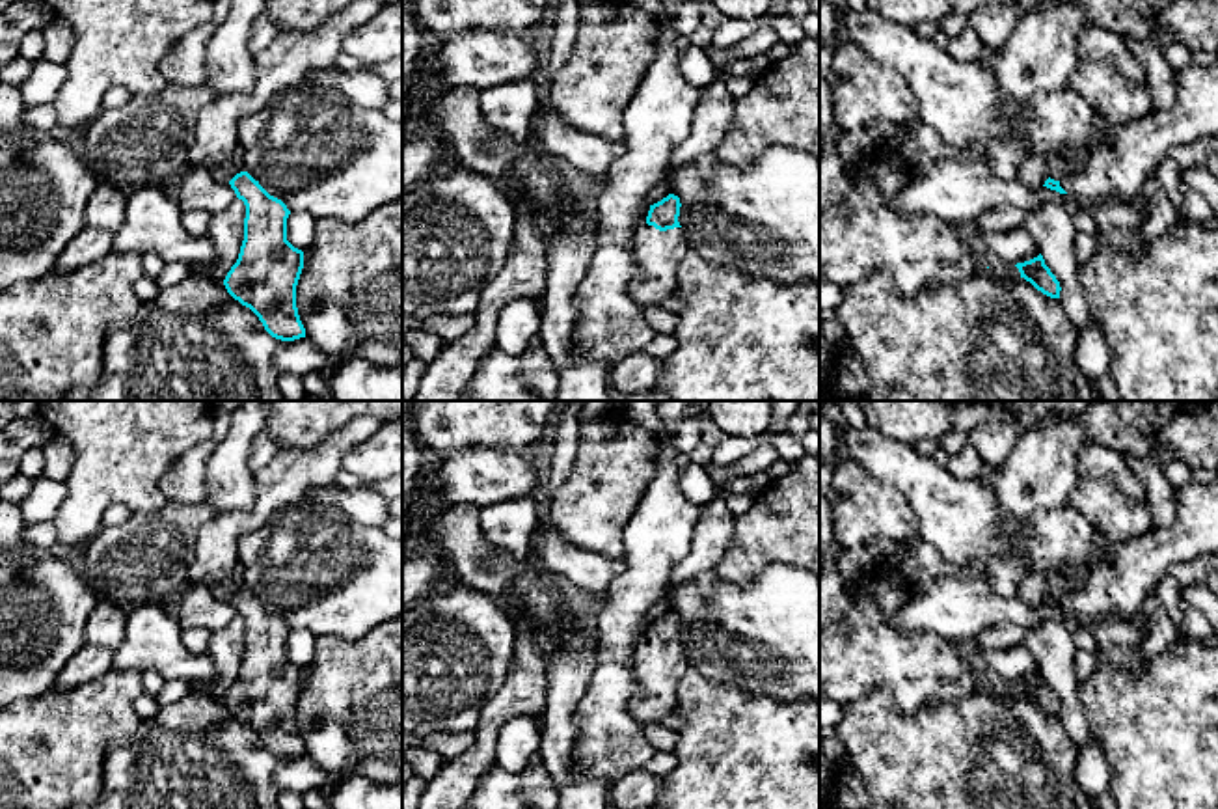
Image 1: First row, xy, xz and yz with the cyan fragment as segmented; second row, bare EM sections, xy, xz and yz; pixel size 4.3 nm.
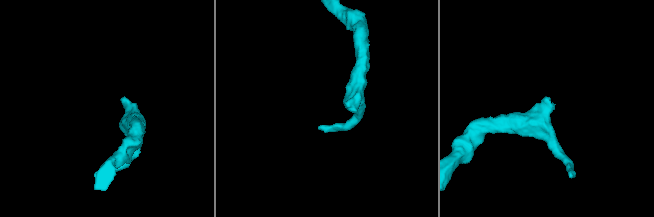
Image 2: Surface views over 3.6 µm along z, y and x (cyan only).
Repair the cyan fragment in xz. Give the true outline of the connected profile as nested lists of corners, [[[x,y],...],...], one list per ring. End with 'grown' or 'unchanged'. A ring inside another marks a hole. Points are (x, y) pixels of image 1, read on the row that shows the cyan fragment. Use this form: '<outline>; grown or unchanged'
[[[674,194],[650,205],[646,224],[637,235],[633,257],[641,278],[628,291],[643,308],[661,306],[676,295],[676,270],[691,250],[678,222],[680,207]]]; grown

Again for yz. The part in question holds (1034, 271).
[[[1041,254],[1030,261],[1017,263],[1015,267],[1019,268],[1021,278],[1030,281],[1037,291],[1041,291],[1050,298],[1060,298],[1060,291],[1062,291],[1060,281],[1045,265],[1045,259]]]; unchanged

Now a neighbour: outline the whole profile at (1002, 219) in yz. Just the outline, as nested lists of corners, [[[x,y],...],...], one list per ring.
[[[1015,205],[996,207],[983,213],[976,224],[983,233],[1019,229],[1024,224],[1024,211]]]

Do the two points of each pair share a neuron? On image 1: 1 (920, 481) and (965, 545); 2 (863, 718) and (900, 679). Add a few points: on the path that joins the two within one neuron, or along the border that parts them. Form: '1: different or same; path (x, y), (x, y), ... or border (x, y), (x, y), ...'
1: same; path (930, 496), (963, 530)
2: different; border (844, 703), (874, 690), (906, 711), (930, 703)

